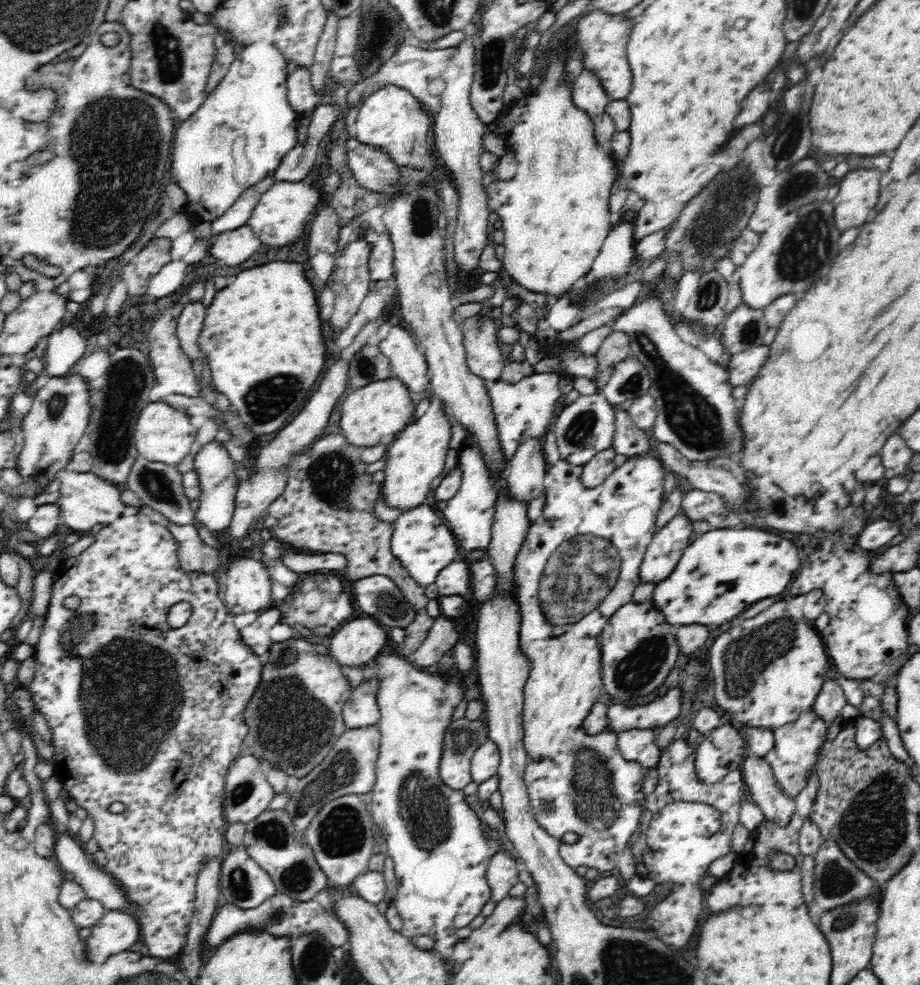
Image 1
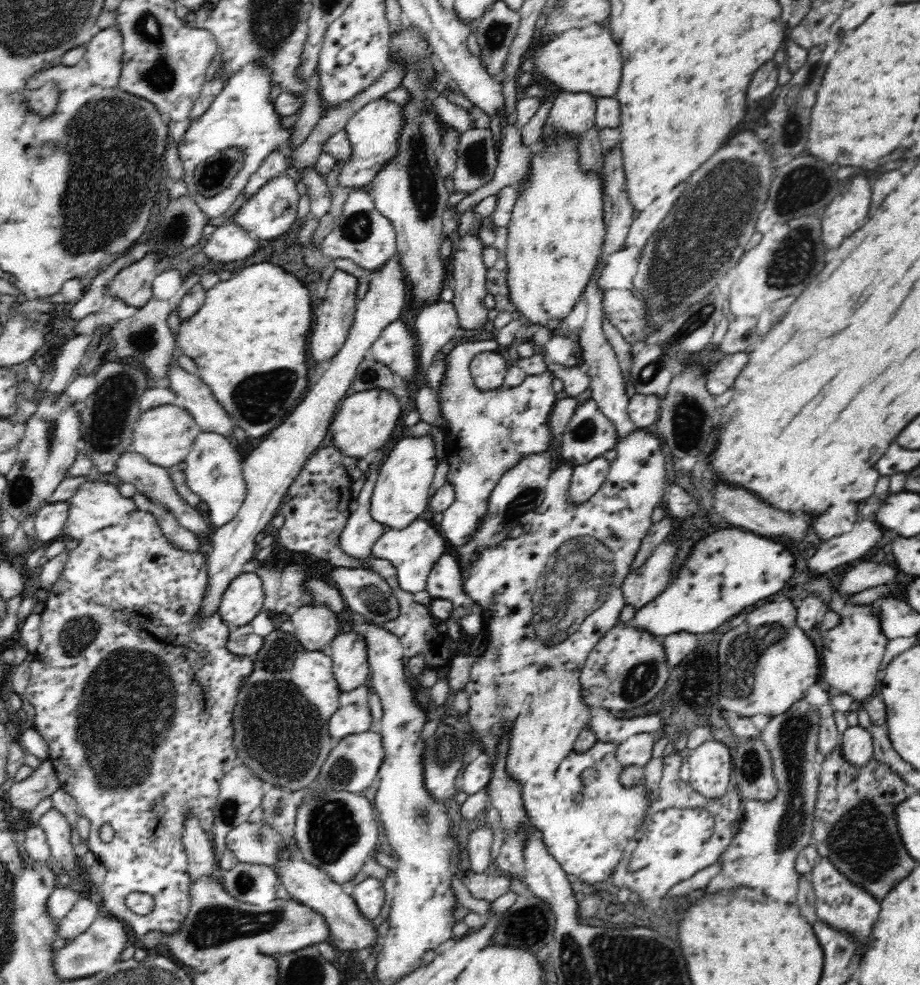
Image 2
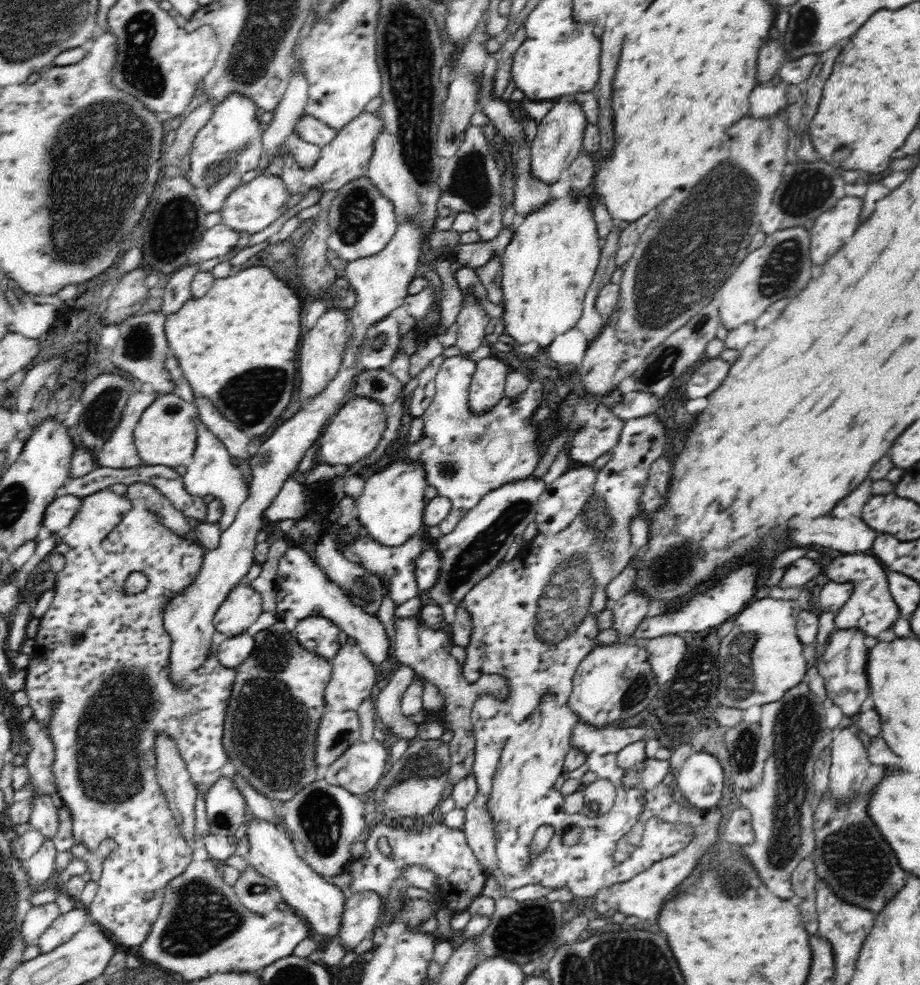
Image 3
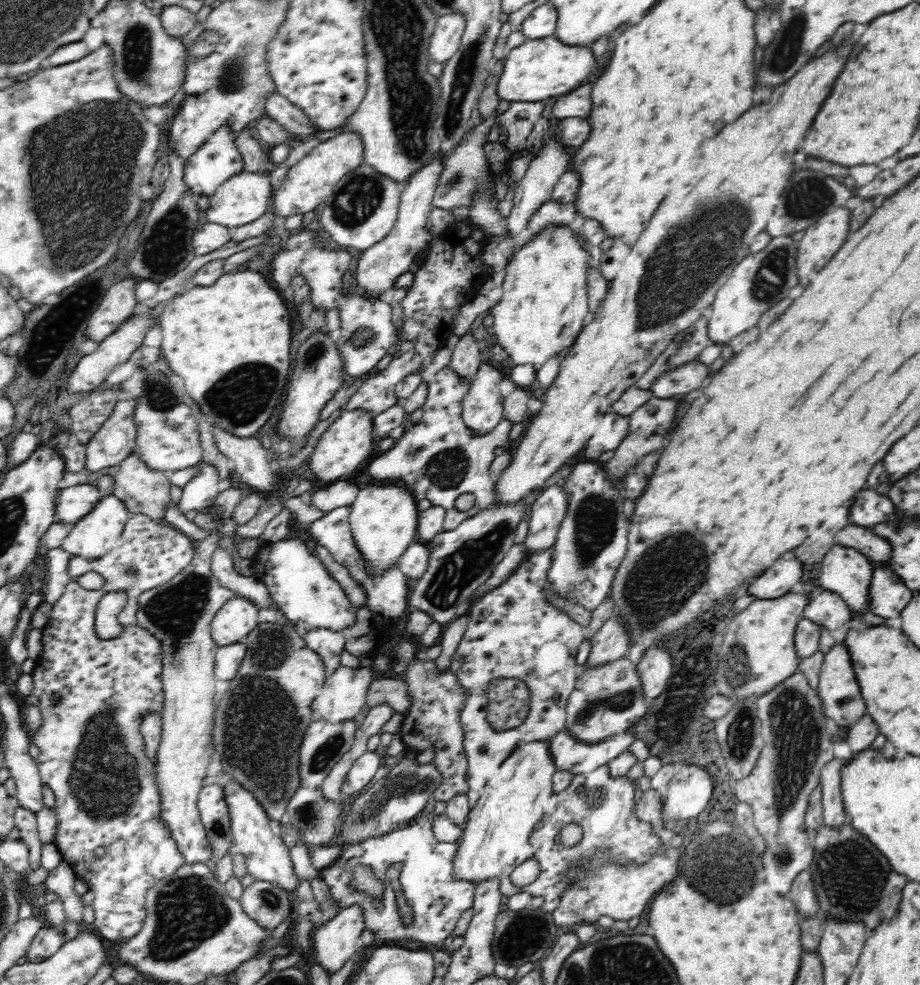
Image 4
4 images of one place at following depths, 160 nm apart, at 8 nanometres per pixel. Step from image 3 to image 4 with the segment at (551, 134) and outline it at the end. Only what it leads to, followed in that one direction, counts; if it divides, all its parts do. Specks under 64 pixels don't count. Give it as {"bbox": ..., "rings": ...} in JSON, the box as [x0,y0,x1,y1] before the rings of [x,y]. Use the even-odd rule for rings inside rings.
{"bbox":[506,138,571,236],"rings":[[[555,138],[552,142],[548,142],[546,146],[543,146],[538,151],[538,154],[534,155],[524,178],[522,178],[520,185],[513,194],[513,209],[511,210],[512,212],[510,212],[510,216],[506,218],[509,236],[517,236],[519,232],[528,228],[530,218],[534,216],[535,212],[545,202],[551,200],[555,182],[558,182],[558,178],[568,171],[571,153],[566,152],[566,150],[567,147],[563,146],[563,144]]]}

